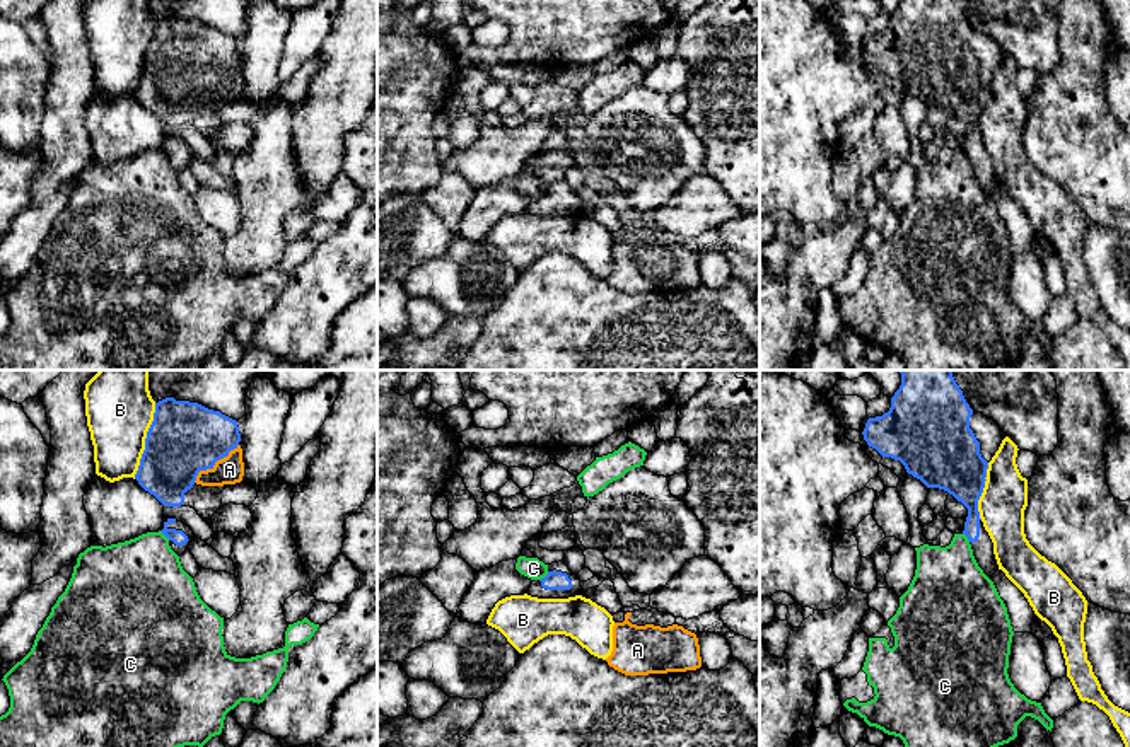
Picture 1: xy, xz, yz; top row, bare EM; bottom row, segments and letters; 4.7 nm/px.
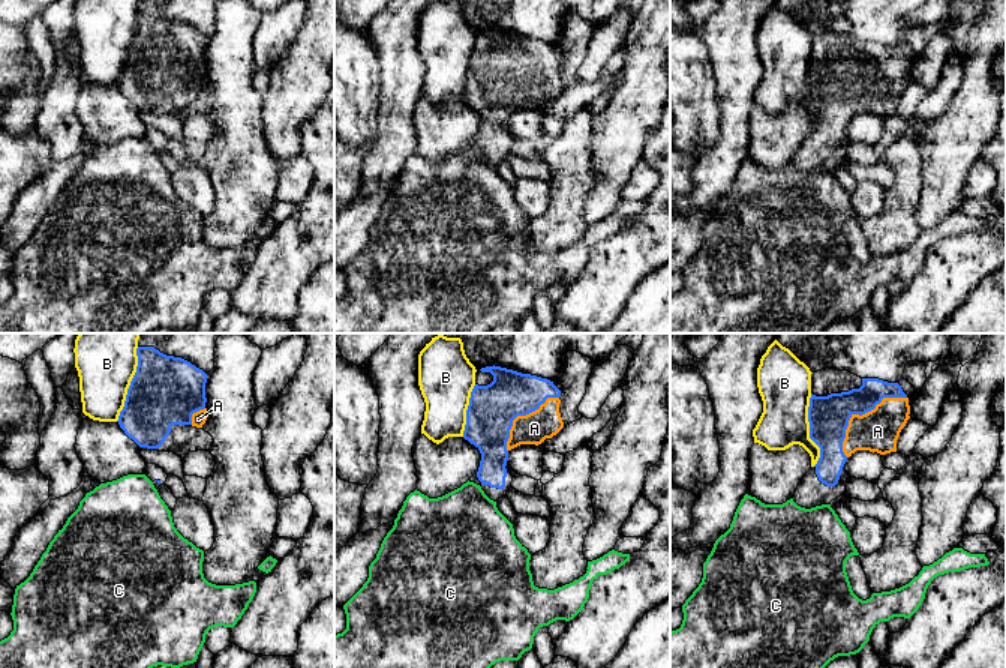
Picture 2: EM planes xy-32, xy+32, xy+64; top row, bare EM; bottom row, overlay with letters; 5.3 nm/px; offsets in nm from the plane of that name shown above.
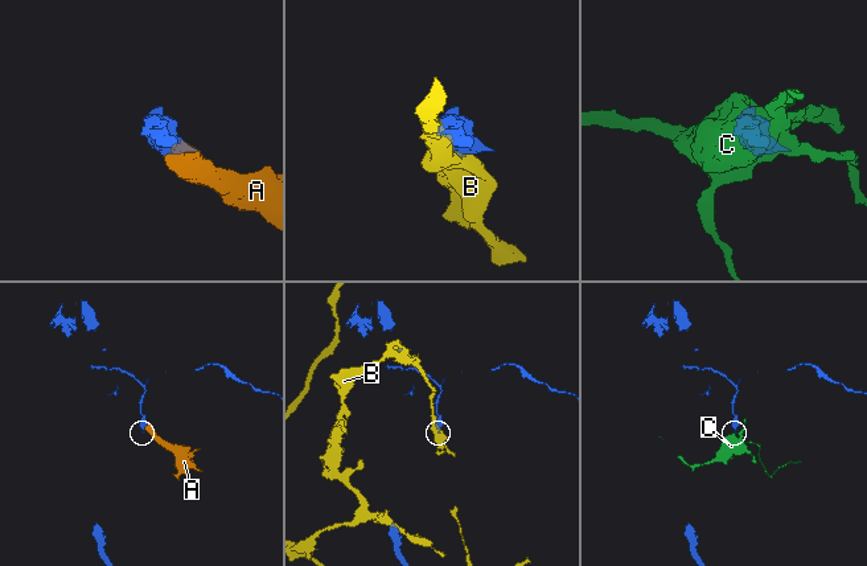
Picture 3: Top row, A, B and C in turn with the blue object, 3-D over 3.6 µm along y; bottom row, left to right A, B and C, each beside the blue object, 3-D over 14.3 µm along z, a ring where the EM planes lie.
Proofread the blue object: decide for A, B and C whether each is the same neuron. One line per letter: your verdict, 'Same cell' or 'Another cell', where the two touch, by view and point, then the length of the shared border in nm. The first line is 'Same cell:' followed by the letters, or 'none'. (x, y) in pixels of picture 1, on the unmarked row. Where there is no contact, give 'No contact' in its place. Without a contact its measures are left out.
Same cell: A
A: Same cell. Touches blue at xy (214, 82). Shared border 280 nm
B: Another cell. Touches blue at xy (145, 58). Shared border 380 nm
C: Another cell. Touches blue at xz (545, 195). Shared border 60 nm

